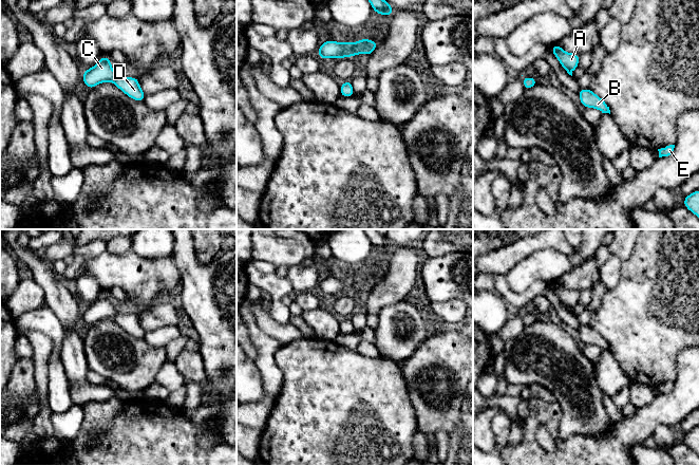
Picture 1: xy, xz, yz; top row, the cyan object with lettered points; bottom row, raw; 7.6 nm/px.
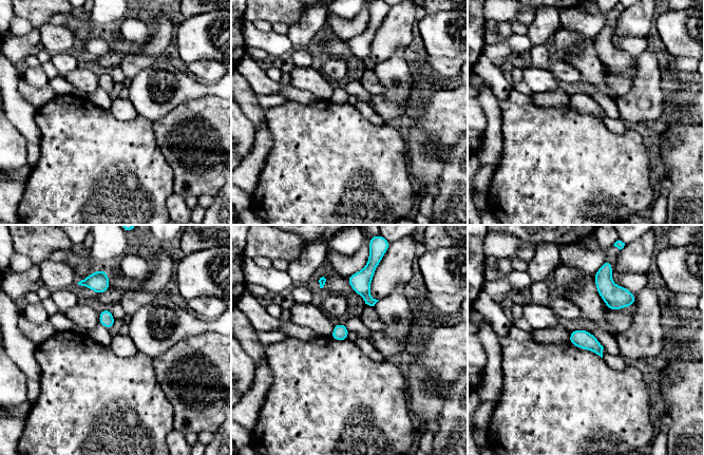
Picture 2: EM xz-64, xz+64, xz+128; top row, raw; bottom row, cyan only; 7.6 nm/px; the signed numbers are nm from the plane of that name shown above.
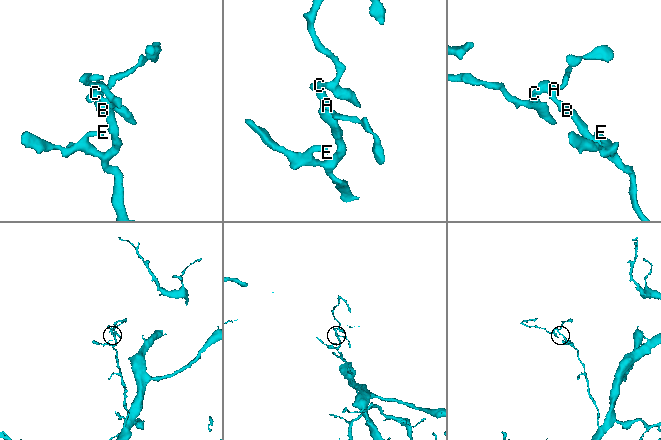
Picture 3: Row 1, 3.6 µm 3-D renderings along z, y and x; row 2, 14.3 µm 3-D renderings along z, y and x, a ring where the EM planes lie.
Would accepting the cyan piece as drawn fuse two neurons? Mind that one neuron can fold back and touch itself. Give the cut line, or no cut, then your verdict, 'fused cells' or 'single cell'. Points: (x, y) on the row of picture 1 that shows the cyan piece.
cut xz (354, 43), (351, 55); fused cells

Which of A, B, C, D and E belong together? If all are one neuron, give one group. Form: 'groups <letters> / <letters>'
groups A B C E / D

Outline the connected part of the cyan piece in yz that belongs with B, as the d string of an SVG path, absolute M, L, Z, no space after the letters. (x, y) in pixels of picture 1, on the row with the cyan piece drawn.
M581 88L579 92L579 97L584 108L594 108L601 111L602 113L610 114L608 105L590 89Z

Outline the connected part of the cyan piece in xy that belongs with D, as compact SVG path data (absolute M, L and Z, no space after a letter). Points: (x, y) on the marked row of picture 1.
M117 77L114 85L126 95L136 101L144 101L146 94L143 92L137 77Z

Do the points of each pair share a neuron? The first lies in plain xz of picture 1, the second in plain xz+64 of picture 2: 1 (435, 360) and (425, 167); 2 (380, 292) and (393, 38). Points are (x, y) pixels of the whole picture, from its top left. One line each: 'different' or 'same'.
1: same
2: same

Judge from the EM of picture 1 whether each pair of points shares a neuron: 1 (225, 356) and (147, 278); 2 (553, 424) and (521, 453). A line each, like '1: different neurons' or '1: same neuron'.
1: different neurons
2: same neuron

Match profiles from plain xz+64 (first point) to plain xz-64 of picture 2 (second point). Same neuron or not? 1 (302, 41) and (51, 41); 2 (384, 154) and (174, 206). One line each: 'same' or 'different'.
1: same
2: different

